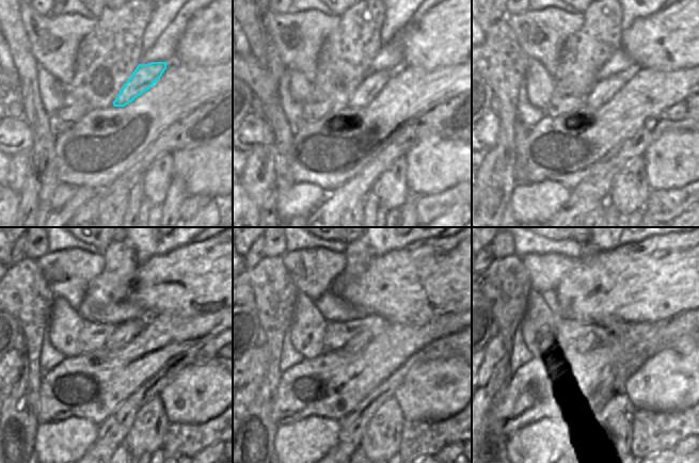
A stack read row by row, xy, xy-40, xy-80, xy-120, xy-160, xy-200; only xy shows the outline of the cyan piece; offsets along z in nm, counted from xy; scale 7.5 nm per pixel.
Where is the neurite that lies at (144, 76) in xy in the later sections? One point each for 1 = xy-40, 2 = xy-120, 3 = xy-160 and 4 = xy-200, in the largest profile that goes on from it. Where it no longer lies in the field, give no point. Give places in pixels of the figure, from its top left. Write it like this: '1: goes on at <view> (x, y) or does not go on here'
1: goes on at xy-40 (372, 84)
2: goes on at xy-120 (124, 333)
3: goes on at xy-160 (361, 339)
4: goes on at xy-200 (589, 341)

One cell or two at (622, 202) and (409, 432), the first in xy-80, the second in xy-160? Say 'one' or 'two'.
two

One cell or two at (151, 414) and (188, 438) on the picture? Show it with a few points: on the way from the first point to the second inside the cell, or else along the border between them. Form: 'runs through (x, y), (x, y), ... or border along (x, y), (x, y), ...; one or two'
border along (169, 422), (161, 447); two

